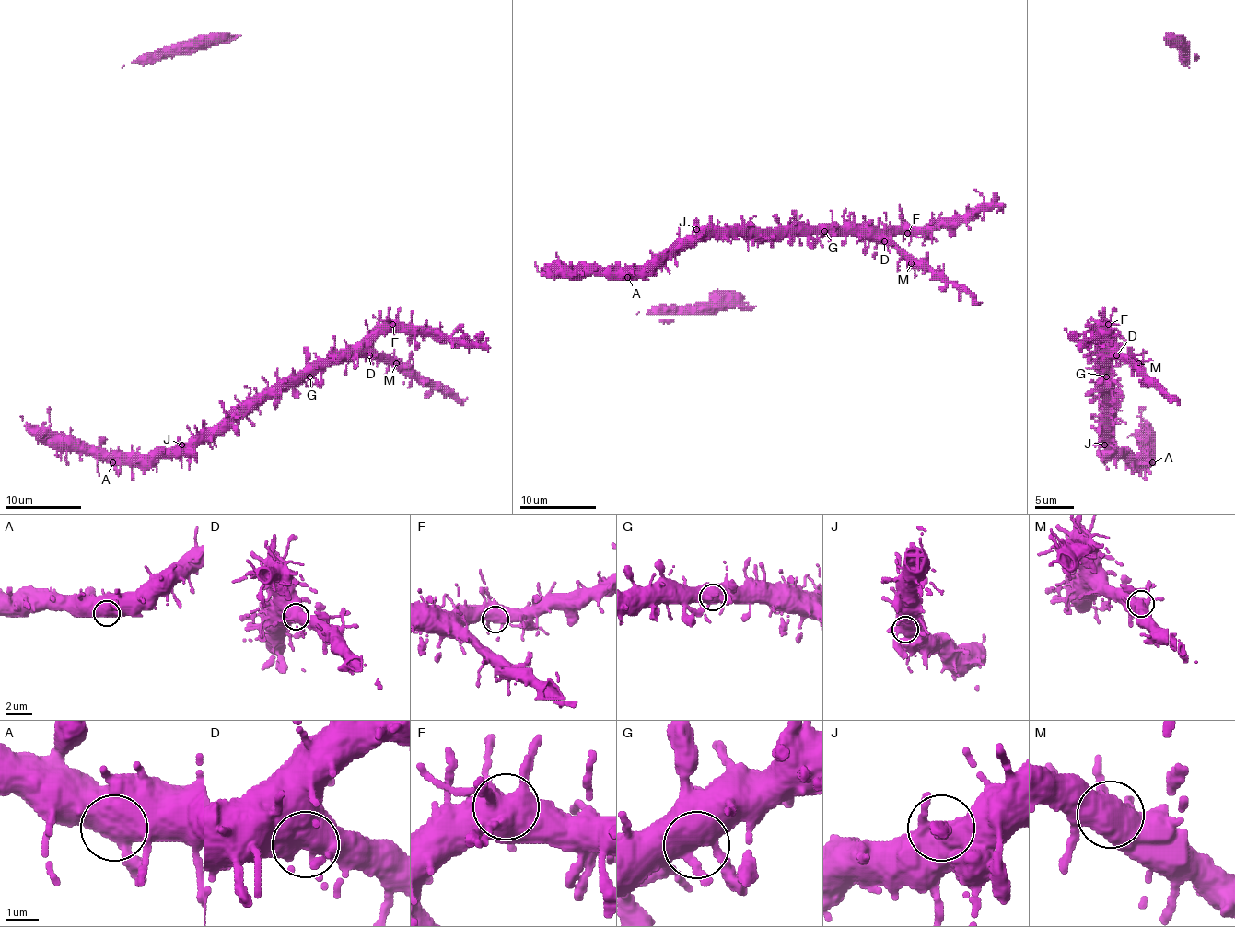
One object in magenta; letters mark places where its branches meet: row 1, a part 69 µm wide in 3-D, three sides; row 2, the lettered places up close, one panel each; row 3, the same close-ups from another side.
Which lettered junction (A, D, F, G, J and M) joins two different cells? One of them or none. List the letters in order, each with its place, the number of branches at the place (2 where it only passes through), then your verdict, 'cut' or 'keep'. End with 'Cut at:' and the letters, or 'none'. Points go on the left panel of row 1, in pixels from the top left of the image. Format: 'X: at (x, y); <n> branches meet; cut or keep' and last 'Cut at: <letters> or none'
A: at (112, 462); 2 branches meet; keep
D: at (369, 355); 2 branches meet; keep
F: at (392, 324); 4 branches meet; keep
G: at (309, 376); 3 branches meet; keep
J: at (181, 445); 2 branches meet; keep
M: at (396, 363); 4 branches meet; keep
Cut at: none

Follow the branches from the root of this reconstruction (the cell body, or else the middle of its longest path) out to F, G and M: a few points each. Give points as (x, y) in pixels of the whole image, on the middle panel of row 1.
F: (891, 231), (907, 234)
G: (891, 231), (824, 231)
M: (891, 231), (888, 241), (911, 264)

